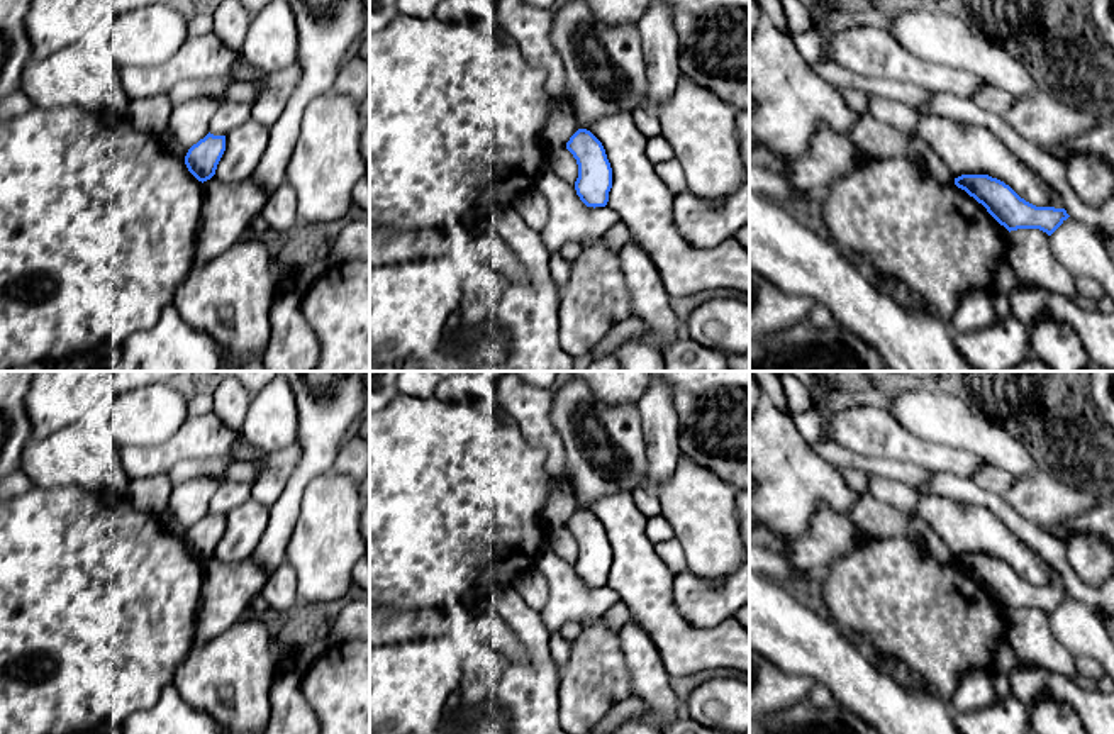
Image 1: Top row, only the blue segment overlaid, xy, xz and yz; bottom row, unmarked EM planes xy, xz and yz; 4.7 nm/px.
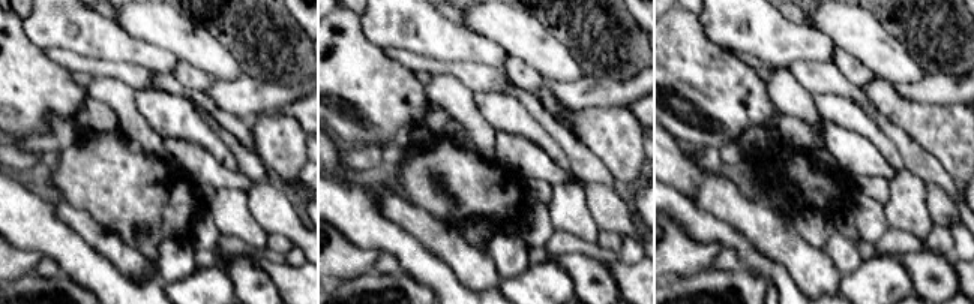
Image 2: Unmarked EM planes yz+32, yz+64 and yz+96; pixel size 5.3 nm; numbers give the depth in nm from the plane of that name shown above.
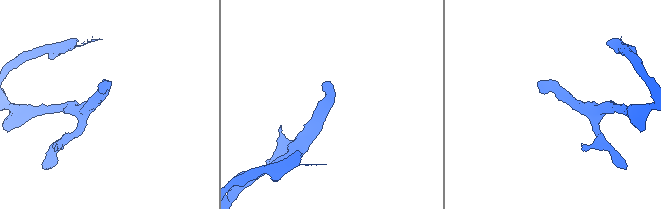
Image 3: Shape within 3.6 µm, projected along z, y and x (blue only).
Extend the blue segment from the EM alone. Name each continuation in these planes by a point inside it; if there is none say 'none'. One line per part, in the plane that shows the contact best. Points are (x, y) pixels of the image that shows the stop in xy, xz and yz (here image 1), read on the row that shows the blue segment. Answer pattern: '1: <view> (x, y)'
none

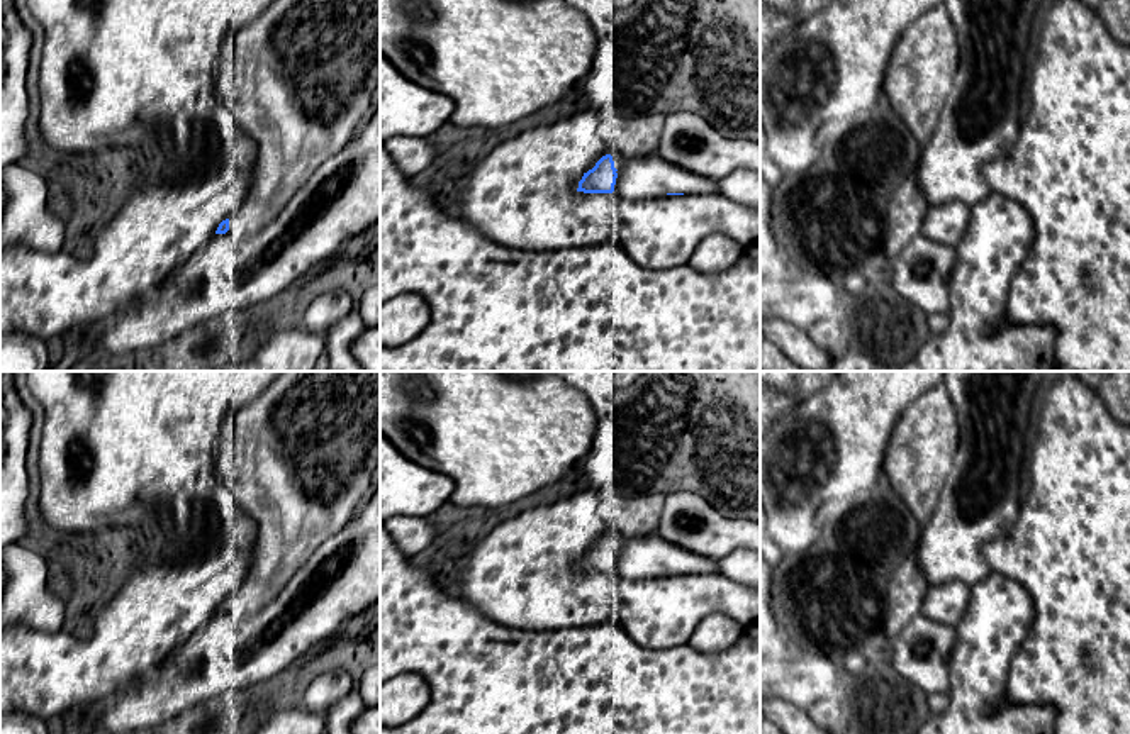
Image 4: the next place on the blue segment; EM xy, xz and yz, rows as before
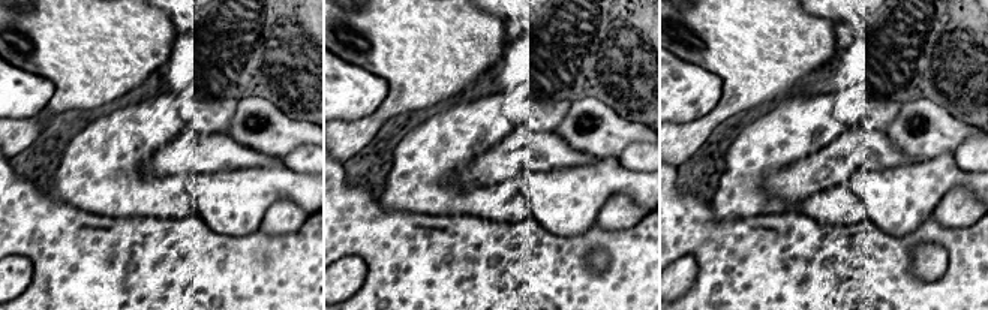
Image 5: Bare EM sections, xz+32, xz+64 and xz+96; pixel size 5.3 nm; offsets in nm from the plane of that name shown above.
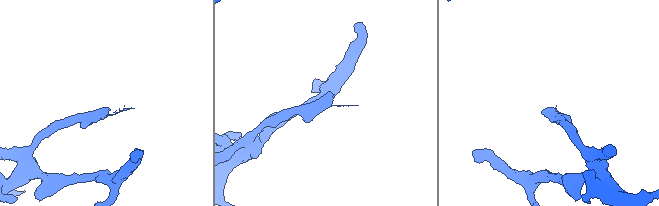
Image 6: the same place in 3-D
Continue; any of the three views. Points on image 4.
1: xz (643, 177)

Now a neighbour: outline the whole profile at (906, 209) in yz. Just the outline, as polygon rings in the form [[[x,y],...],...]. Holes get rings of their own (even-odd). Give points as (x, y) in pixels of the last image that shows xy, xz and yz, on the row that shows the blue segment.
[[[911,171],[891,192],[887,200],[884,236],[887,256],[896,256],[909,239],[921,234],[926,210],[916,171]]]

